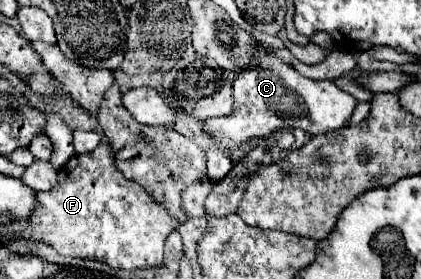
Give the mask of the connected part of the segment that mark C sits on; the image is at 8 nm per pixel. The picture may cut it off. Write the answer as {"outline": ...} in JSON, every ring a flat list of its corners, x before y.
{"outline":[[263,53,263,57,259,57,259,61,261,61,259,67,247,69,247,71,239,73,239,77,235,79,233,113,225,115,225,117,215,117,215,119,203,121,203,129,221,143,221,149,213,147,205,153,207,155,207,173,215,181,221,181,227,175,227,171,231,169,231,161,229,161,227,153,233,147,241,145,243,141,251,139,253,135,271,135,279,129,293,129,293,127,301,127,311,135,331,133,331,131,347,127,349,117,353,115,353,111,357,107,355,97,351,97,349,93,345,93,331,81,311,81,311,79,295,73,295,69,291,69,291,65,285,65,271,53]]}

